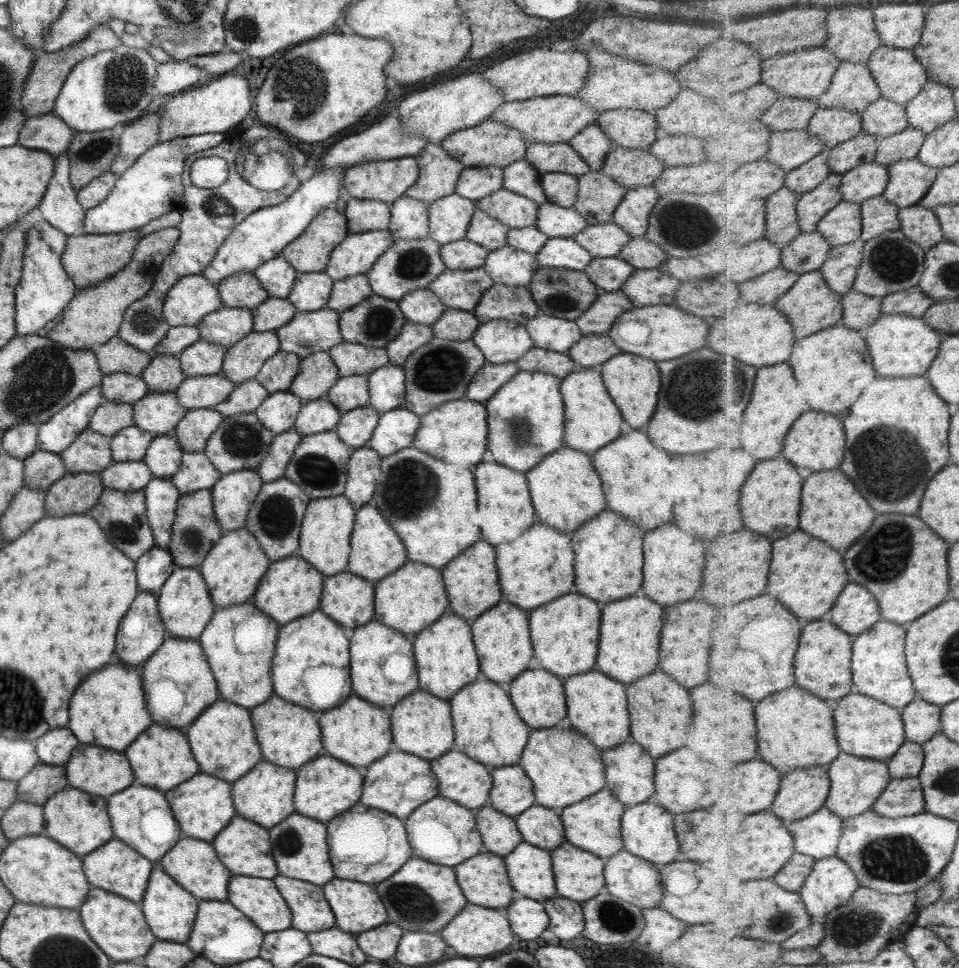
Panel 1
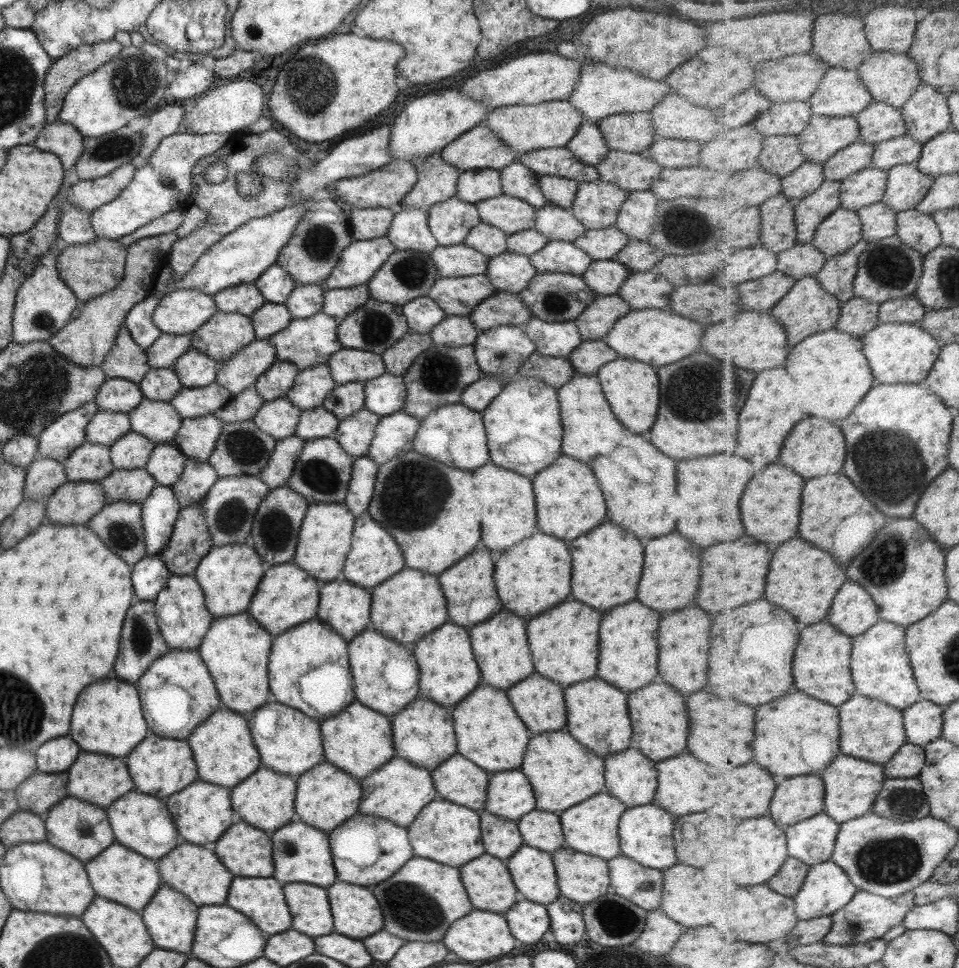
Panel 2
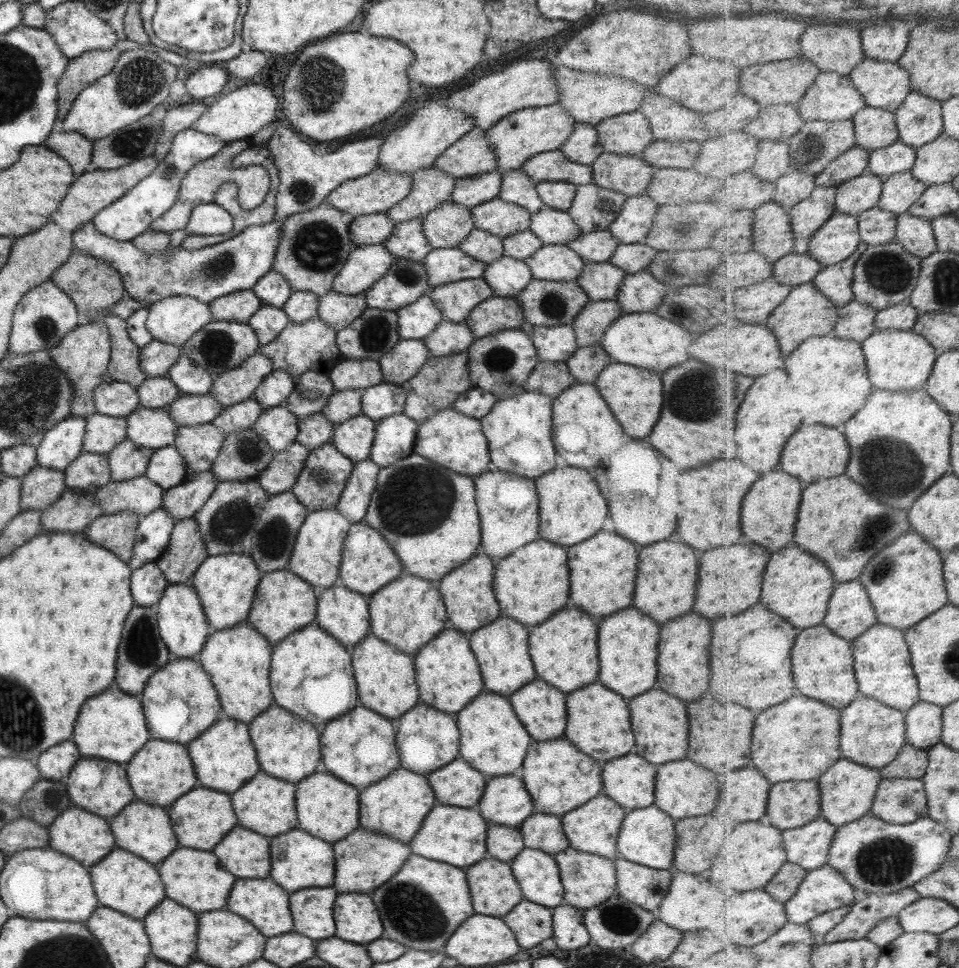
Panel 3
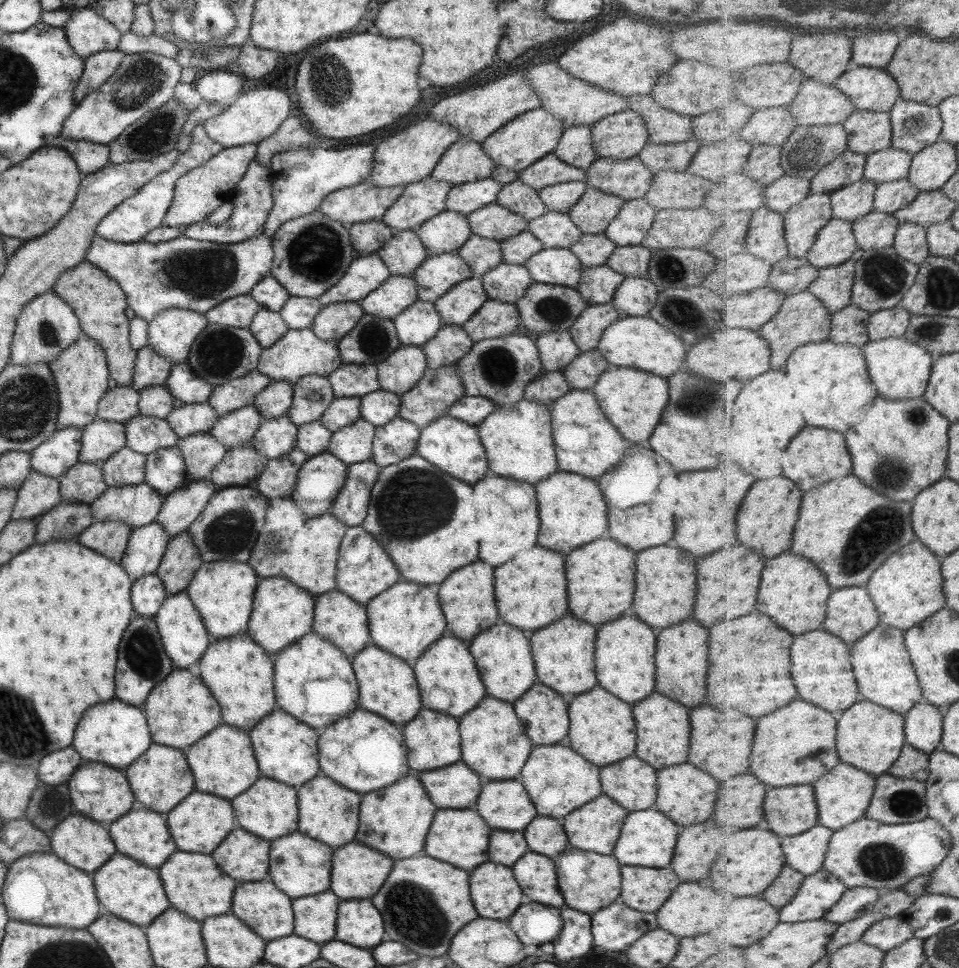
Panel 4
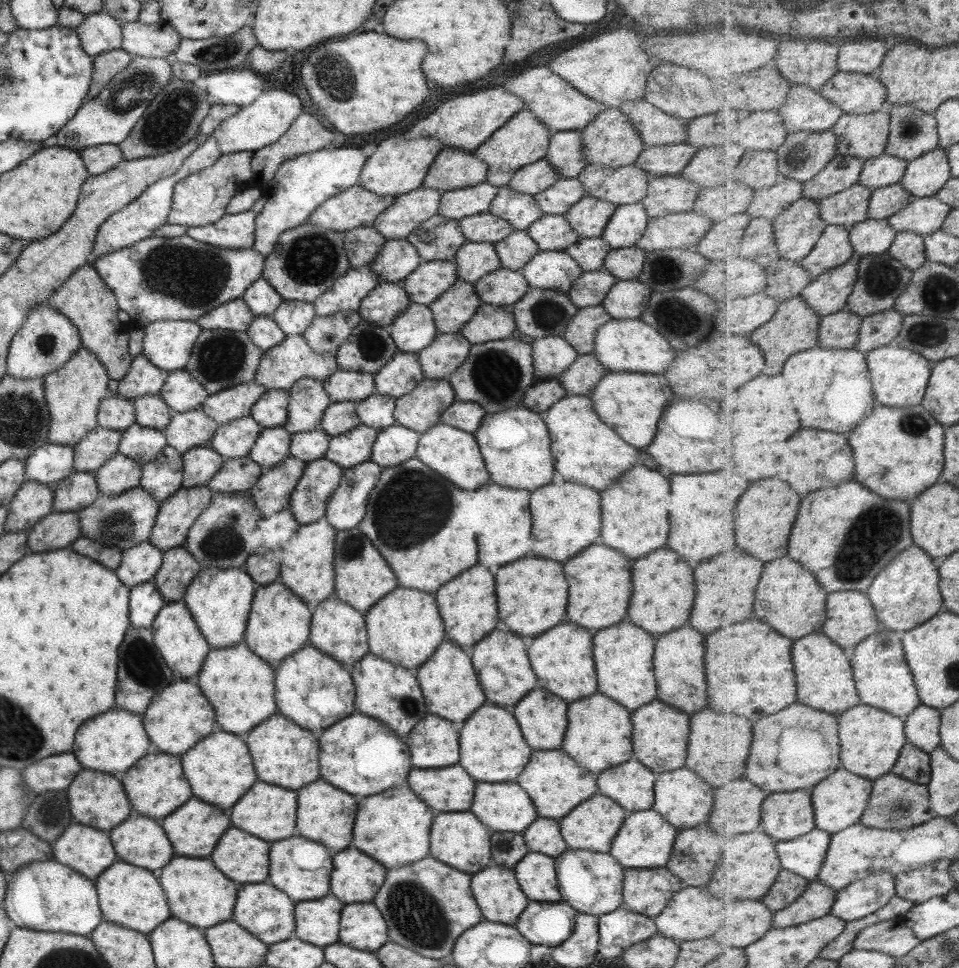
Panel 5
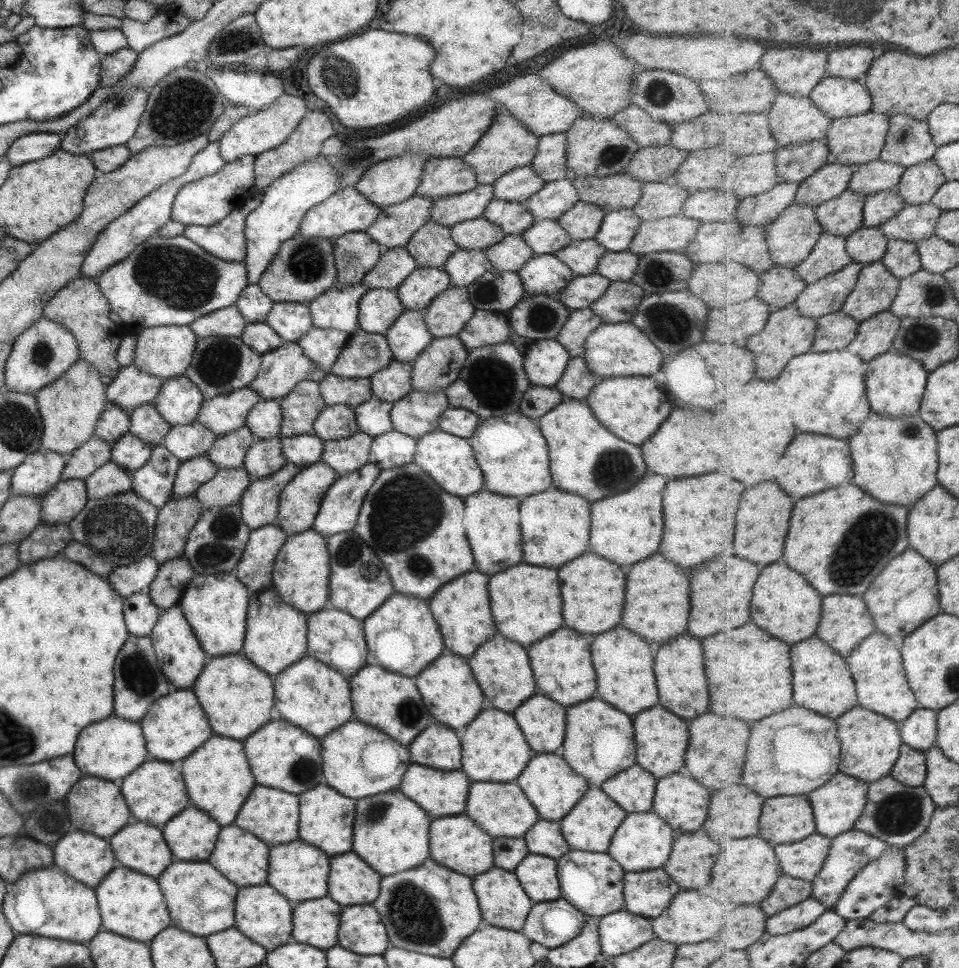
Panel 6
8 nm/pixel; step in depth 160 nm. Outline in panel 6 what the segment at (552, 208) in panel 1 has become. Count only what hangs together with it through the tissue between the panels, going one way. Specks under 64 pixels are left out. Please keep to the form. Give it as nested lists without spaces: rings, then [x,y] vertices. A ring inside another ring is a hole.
[[[534,220],[532,225],[524,230],[520,237],[528,244],[533,256],[555,254],[565,248],[570,236],[556,223],[555,220]]]

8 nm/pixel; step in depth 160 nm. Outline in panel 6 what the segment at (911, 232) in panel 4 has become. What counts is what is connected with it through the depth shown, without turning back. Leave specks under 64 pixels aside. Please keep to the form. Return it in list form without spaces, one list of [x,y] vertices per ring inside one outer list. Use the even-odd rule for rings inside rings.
[[[893,238],[889,240],[888,252],[881,260],[892,273],[904,279],[922,269],[919,246],[915,242]]]

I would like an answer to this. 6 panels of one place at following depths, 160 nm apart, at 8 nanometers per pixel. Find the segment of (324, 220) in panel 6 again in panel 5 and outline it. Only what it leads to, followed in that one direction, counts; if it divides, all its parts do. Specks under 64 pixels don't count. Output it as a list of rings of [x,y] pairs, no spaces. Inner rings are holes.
[[[357,184],[325,200],[313,210],[306,222],[335,232],[371,227],[375,217],[393,202],[393,197],[379,197]]]

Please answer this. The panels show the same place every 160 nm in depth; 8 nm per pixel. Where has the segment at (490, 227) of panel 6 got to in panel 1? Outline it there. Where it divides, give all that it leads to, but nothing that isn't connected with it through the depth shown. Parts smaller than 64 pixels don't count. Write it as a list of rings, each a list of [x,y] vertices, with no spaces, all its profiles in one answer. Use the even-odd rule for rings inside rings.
[[[503,188],[474,202],[476,208],[509,229],[534,226],[537,205]]]

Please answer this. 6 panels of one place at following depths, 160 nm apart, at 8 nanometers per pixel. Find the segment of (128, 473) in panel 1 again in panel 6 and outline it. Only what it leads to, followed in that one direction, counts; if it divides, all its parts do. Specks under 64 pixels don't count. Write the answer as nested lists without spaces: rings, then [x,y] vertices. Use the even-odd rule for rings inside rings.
[[[129,490],[117,495],[108,494],[105,498],[87,499],[81,512],[67,526],[71,540],[88,546],[93,555],[113,567],[129,566],[150,554],[157,515],[155,506]]]

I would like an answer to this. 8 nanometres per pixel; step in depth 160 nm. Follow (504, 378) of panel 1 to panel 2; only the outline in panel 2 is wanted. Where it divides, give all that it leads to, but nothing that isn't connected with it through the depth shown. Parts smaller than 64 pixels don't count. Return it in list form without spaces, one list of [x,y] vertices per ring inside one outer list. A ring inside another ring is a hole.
[[[483,375],[464,388],[460,403],[475,413],[481,414],[485,408],[501,393],[502,384],[496,376]]]

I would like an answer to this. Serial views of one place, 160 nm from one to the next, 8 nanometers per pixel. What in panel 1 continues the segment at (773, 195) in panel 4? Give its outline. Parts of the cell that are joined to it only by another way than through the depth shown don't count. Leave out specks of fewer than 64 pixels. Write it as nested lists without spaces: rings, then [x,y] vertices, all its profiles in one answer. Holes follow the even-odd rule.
[[[827,148],[811,161],[788,171],[785,186],[796,191],[798,196],[803,196],[817,188],[832,173],[828,163],[829,155],[830,149]]]

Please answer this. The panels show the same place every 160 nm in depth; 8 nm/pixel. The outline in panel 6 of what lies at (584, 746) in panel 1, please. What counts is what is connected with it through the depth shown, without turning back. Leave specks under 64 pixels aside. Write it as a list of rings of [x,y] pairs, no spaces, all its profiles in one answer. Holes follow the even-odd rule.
[[[559,753],[539,754],[530,758],[525,768],[516,778],[515,784],[531,802],[531,806],[537,810],[539,818],[543,820],[561,820],[577,804],[577,801],[587,792],[591,786],[587,786],[585,778],[575,774]]]

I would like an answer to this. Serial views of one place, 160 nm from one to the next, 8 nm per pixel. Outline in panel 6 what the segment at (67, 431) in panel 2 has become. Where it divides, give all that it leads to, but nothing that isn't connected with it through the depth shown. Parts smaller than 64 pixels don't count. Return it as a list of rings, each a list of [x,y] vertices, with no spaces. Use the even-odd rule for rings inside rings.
[[[39,447],[29,454],[12,470],[10,476],[10,494],[32,496],[41,500],[46,492],[61,480],[66,457]]]

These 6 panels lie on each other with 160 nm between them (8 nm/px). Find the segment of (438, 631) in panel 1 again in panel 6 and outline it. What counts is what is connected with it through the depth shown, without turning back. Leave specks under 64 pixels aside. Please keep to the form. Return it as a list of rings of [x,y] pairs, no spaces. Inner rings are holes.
[[[446,648],[413,679],[427,712],[436,722],[449,726],[451,730],[467,726],[481,711],[483,694],[475,678],[471,676],[467,662]]]

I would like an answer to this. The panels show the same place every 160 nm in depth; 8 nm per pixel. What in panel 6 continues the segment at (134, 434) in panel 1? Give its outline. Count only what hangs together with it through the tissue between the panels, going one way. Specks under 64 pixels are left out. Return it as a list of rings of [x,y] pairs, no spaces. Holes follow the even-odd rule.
[[[106,463],[98,467],[82,480],[88,499],[100,499],[109,495],[127,492],[131,488],[131,474],[115,463]]]

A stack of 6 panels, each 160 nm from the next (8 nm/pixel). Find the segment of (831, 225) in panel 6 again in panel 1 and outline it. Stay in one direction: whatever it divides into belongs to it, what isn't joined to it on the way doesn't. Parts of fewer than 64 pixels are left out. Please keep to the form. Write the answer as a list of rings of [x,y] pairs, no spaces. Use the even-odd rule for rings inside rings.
[[[873,161],[846,172],[840,188],[844,201],[862,204],[867,200],[882,196],[890,181],[888,167],[888,165]]]

